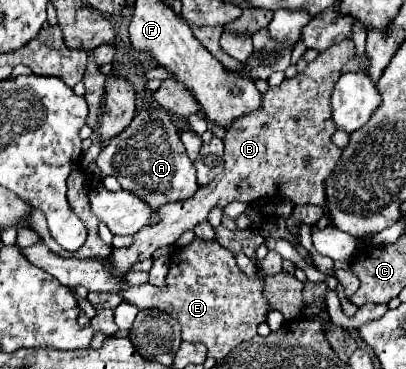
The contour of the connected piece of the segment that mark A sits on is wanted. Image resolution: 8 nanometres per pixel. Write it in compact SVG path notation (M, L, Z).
M143 102L143 106L139 106L127 130L123 130L101 150L97 166L103 176L125 170L123 176L115 176L119 178L121 186L133 190L133 194L145 198L145 202L149 202L149 206L155 208L169 202L191 198L199 188L195 180L195 166L187 158L185 146L179 138L179 128L171 112L167 112L161 106L153 106L149 102Z

